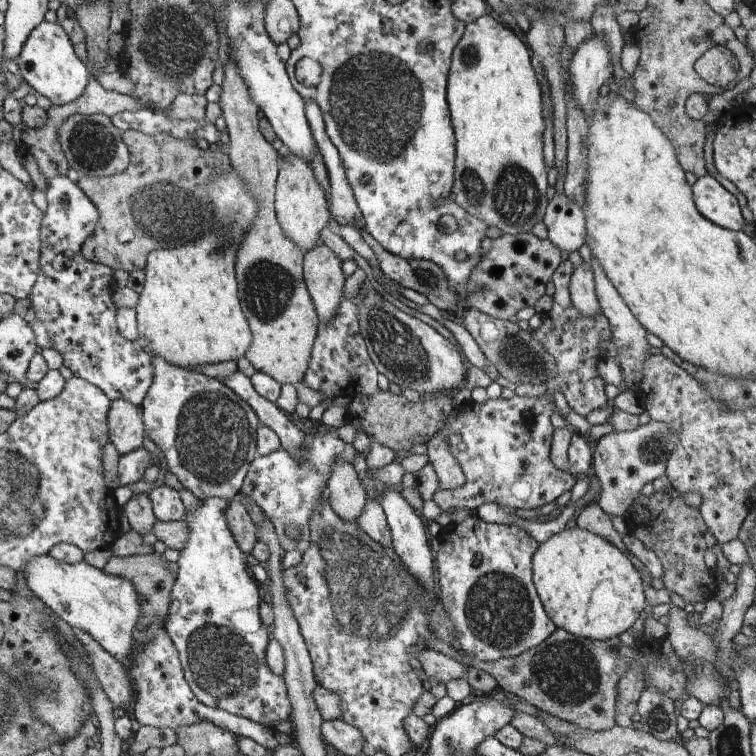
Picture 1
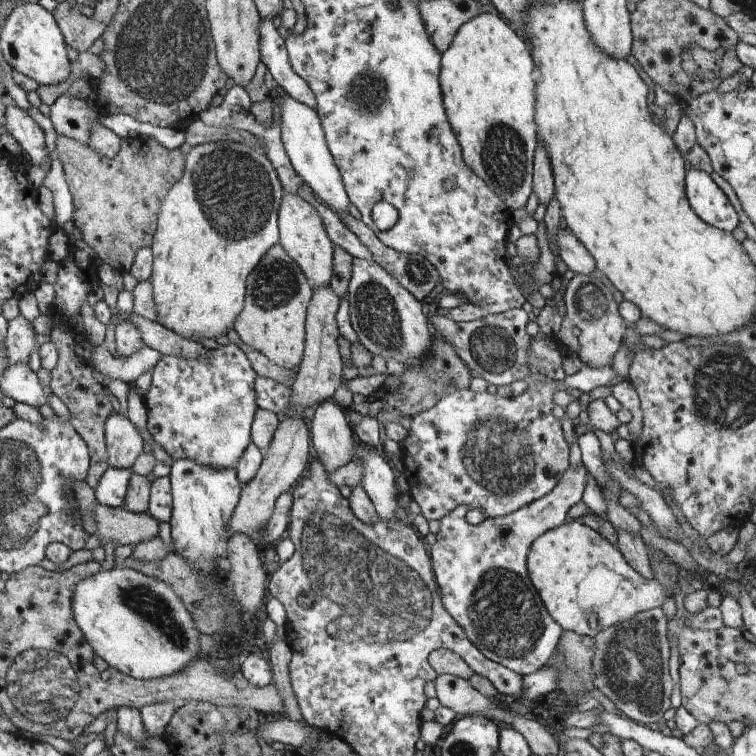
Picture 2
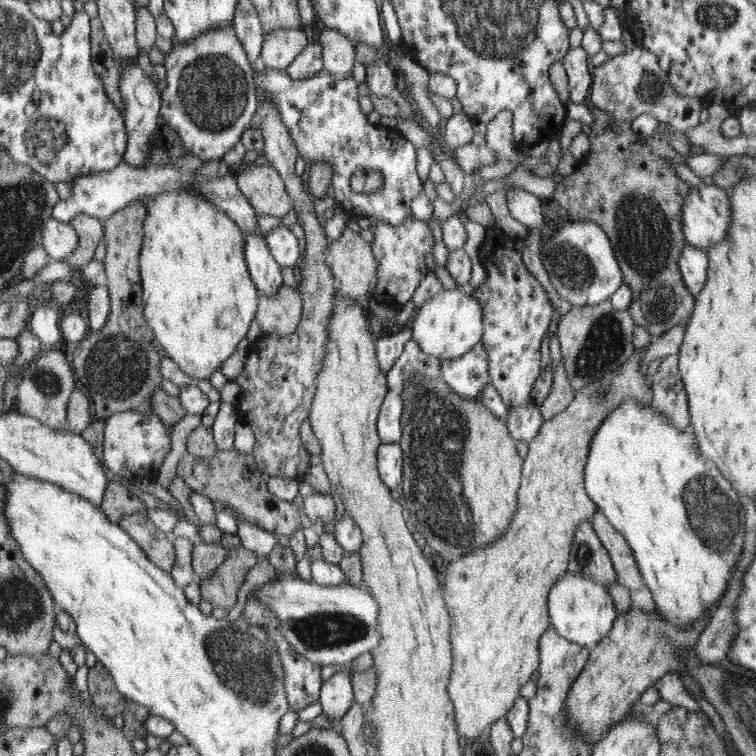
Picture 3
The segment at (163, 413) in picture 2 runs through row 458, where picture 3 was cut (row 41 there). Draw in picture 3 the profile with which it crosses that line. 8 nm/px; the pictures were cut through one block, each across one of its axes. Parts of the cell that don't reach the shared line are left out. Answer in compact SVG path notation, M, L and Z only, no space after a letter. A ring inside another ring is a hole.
M220 26L202 33L192 41L178 41L176 34L172 36L171 53L165 55L164 66L167 72L167 86L162 92L162 106L160 107L160 121L167 122L169 127L177 130L183 147L193 156L210 161L222 159L235 144L242 140L244 130L247 130L254 112L259 110L256 98L256 80L252 63L238 41L232 26Z

